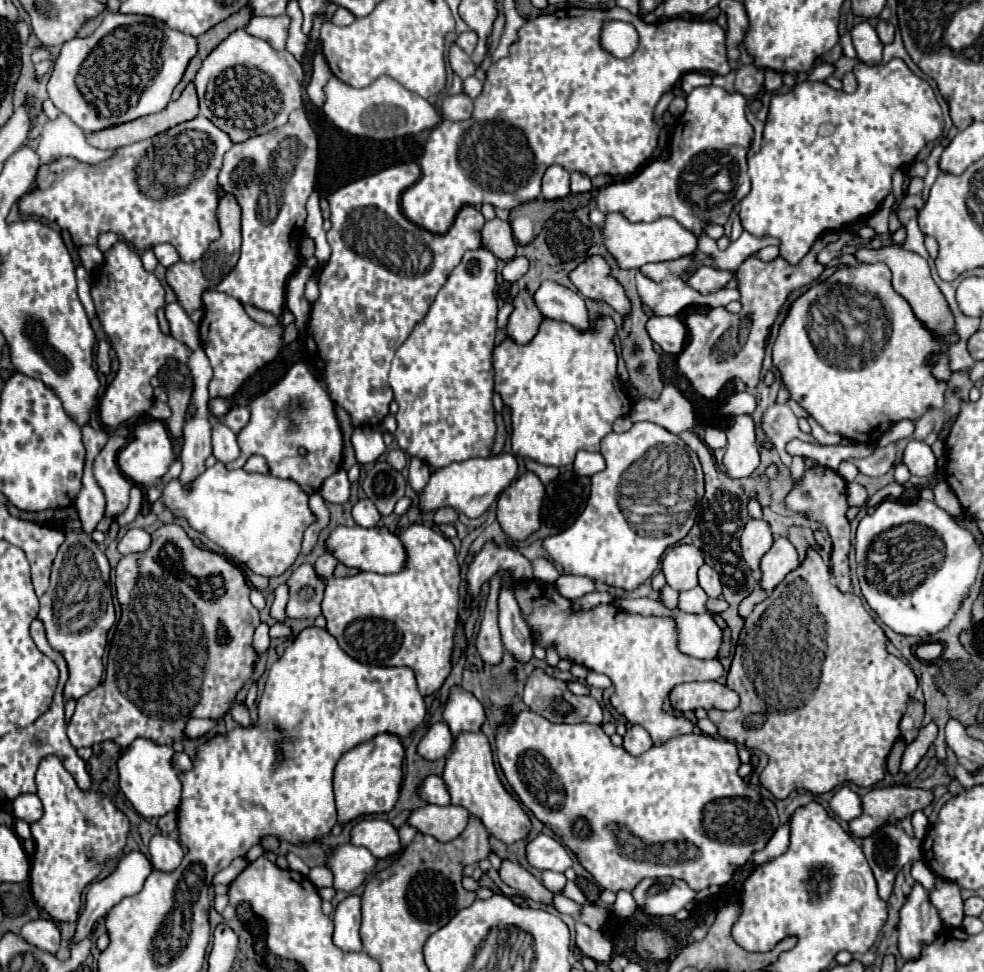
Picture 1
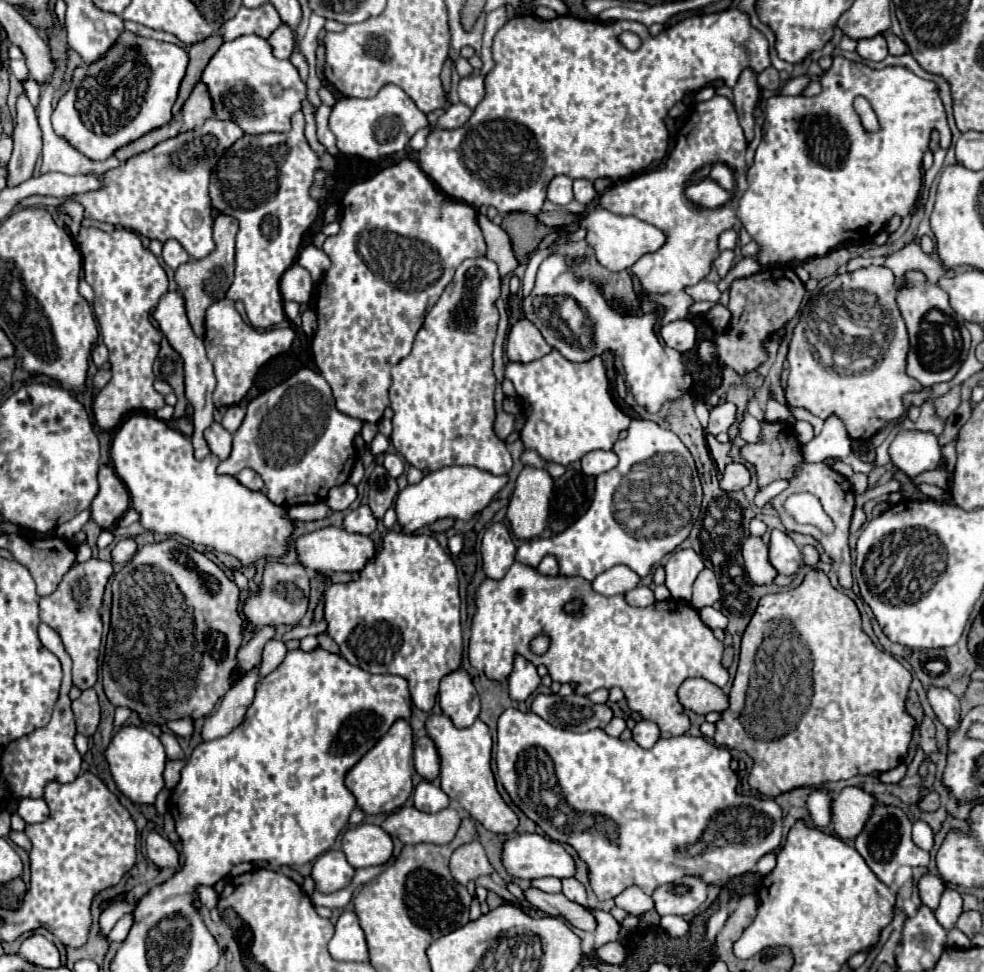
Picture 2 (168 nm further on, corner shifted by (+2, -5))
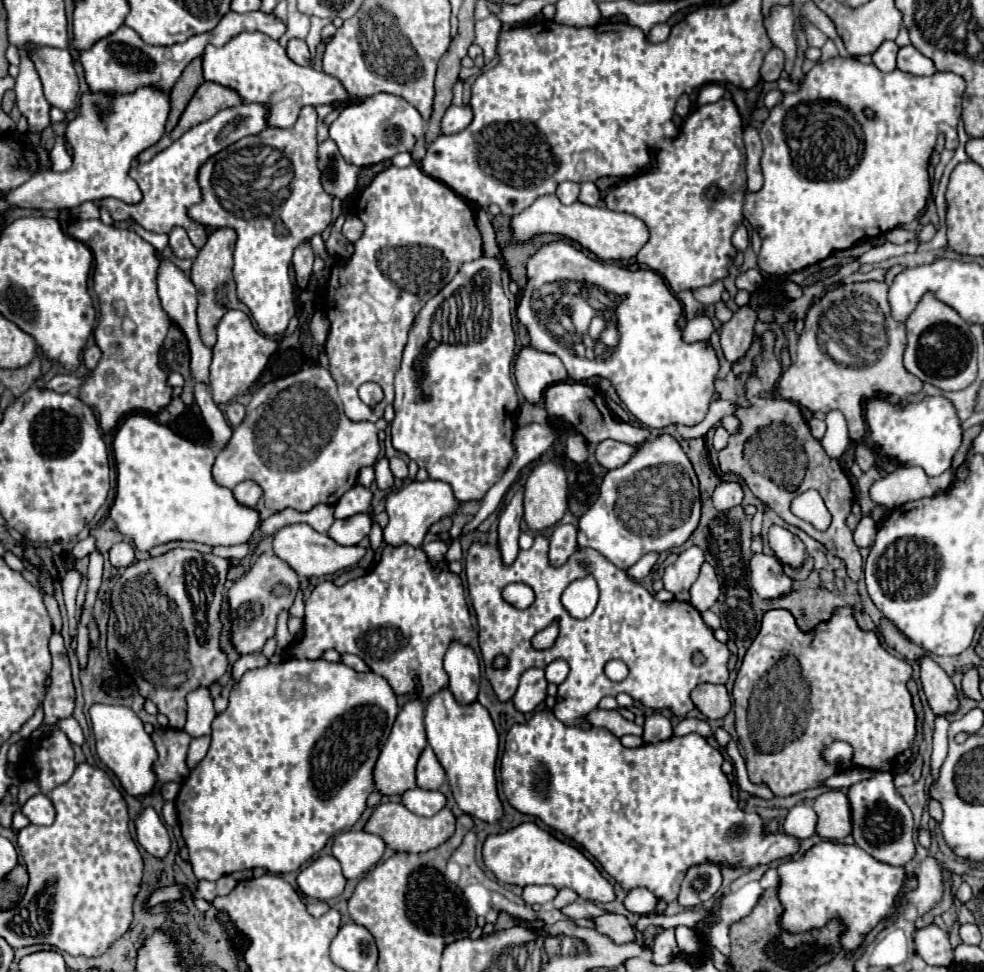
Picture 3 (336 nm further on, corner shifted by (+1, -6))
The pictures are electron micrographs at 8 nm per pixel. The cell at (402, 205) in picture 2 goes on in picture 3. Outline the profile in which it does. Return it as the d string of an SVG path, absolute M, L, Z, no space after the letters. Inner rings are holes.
M410 164L406 168L390 166L380 172L370 186L360 192L356 216L364 224L362 236L352 242L354 252L350 258L336 260L328 280L326 318L330 322L330 332L324 350L328 352L330 374L338 384L346 416L356 422L376 422L384 416L384 408L394 402L394 376L400 368L402 352L418 312L454 278L460 264L482 256L482 236L476 228L470 206L444 182L424 174L418 164ZM364 382L376 382L384 390L384 400L374 408L368 408L358 398L358 388Z

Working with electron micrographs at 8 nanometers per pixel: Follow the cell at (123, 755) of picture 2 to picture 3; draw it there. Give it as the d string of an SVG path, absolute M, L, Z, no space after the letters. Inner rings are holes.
M94 704L90 708L90 720L96 736L96 754L116 774L122 788L130 796L150 794L158 782L158 776L154 772L154 762L158 760L158 754L150 734L144 732L140 718L130 708L124 708L124 706Z

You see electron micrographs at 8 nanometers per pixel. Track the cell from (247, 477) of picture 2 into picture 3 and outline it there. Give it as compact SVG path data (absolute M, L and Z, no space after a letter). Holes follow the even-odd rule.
M244 480L244 482L236 484L232 492L234 492L236 500L244 506L256 506L256 502L262 496L262 488L254 480Z

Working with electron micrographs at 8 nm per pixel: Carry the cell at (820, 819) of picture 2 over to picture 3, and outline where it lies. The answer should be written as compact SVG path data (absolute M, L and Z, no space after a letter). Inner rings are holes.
M796 804L794 808L790 808L786 816L784 830L794 838L810 838L812 834L816 834L816 822L818 822L818 816L812 806Z

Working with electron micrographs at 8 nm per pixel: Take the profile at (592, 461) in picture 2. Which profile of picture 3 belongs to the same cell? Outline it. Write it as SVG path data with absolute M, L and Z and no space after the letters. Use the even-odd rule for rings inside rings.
M604 440L596 446L594 450L594 458L596 462L606 468L606 470L614 470L618 466L622 466L624 462L628 462L628 458L634 454L636 446L628 446L616 440Z

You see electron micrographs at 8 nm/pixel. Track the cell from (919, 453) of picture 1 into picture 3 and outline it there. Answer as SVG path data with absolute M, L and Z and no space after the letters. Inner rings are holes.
M882 398L868 400L866 422L872 432L872 440L880 446L880 452L906 466L920 466L928 476L940 476L950 468L952 456L960 446L962 430L954 406L946 398L924 398L918 404L906 408L884 402Z

